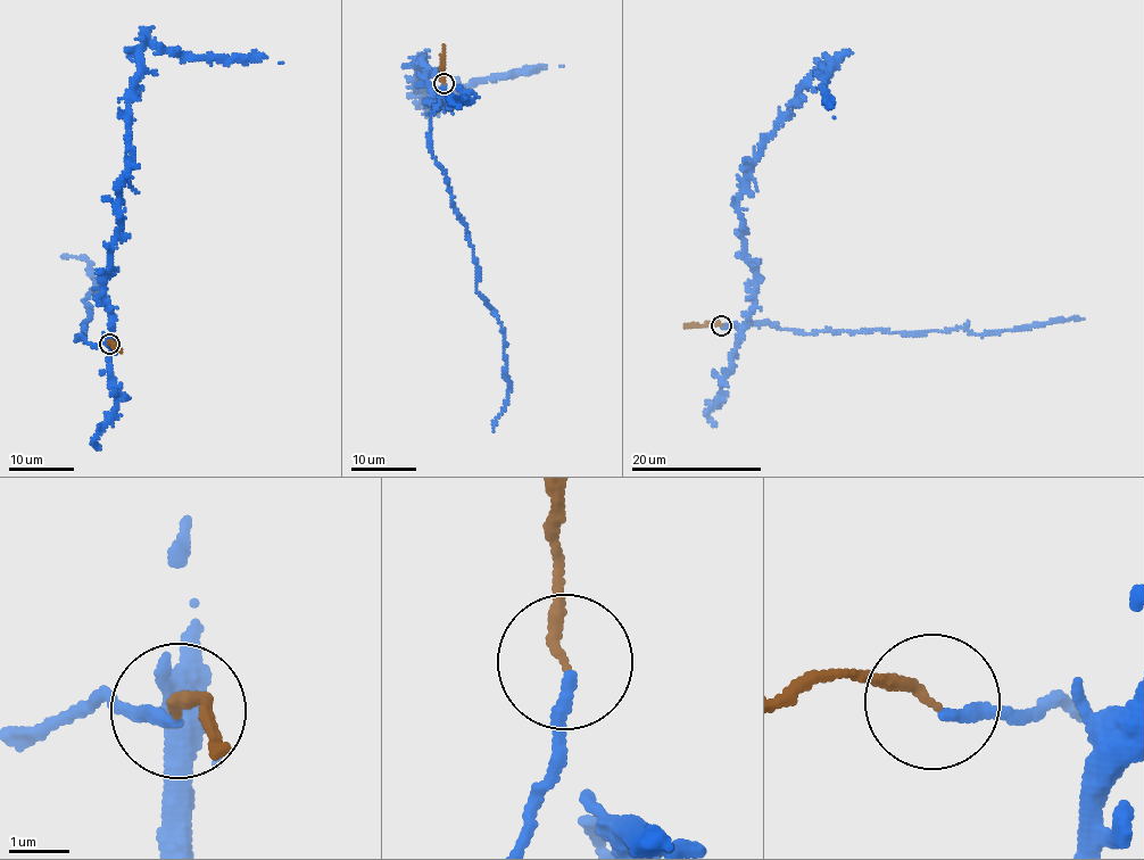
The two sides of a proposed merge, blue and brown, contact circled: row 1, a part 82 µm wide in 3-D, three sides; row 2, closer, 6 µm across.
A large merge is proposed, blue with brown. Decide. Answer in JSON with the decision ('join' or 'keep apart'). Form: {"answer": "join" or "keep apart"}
{"answer": "join"}

